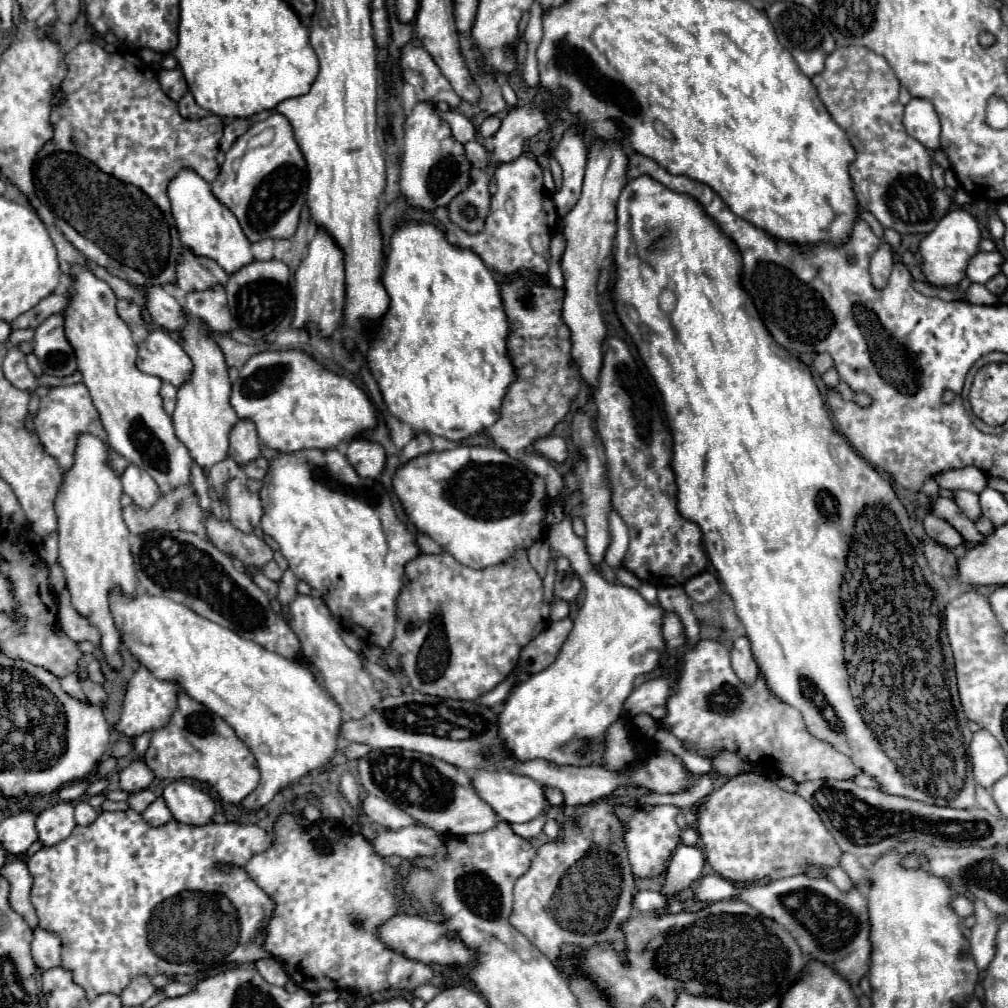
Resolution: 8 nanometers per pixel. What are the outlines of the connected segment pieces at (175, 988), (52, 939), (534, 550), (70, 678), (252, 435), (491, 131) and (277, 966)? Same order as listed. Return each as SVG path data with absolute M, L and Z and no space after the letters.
M170 982L166 988L164 988L164 996L184 996L192 990L192 986L188 984L180 984L180 982Z
M36 928L34 930L34 940L32 940L32 958L38 970L50 970L60 966L60 950L62 944L58 936Z
M536 540L528 550L528 558L530 558L530 564L538 570L540 576L546 574L546 564L548 564L548 558L550 558L550 548L544 540Z
M68 674L66 678L62 678L60 684L62 684L62 690L64 690L68 696L78 698L78 700L82 700L82 702L88 702L88 698L84 696L84 692L82 692L82 688L80 688L80 682L78 682L78 678L76 678L74 674Z
M238 420L230 430L228 454L242 466L260 456L260 440L252 420Z
M488 116L484 122L482 122L482 126L480 126L480 136L484 136L484 138L490 138L490 136L494 136L496 132L498 132L498 128L500 128L500 124L502 124L502 120L498 118L498 116Z
M264 958L264 960L258 960L256 964L256 970L262 974L262 978L268 982L268 984L274 984L274 986L284 986L288 982L288 976L282 968L280 962L276 962L274 958Z

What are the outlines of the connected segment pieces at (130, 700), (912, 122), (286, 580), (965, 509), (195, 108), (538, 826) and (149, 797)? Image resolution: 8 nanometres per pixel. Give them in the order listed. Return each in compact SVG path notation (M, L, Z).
M140 666L136 670L136 674L132 676L132 680L128 682L128 690L126 690L118 730L122 730L130 738L136 738L136 736L140 736L144 732L154 732L154 730L164 728L170 722L172 712L176 710L176 694L178 694L178 690L180 690L180 686L176 682L158 680L148 670L144 670Z
M912 98L904 112L906 132L930 150L940 148L940 120L926 98Z
M286 570L284 576L282 576L282 580L278 582L280 584L278 600L282 604L290 604L294 600L294 596L296 596L296 582L298 582L298 578L294 576L294 572L292 570Z
M956 490L956 504L958 508L962 510L962 514L966 514L966 518L970 520L978 520L982 516L982 510L980 510L980 496L974 494L974 492L968 492L968 490Z
M190 91L178 102L178 109L184 118L203 118L209 113L197 105Z
M552 808L548 814L541 814L534 820L522 824L511 824L511 828L517 835L529 839L536 837L542 832L546 821L549 818L556 818L560 814L560 808Z
M142 790L142 792L134 792L134 794L130 794L128 804L130 804L132 810L136 810L136 812L142 814L154 800L156 800L156 796L154 796L150 790Z

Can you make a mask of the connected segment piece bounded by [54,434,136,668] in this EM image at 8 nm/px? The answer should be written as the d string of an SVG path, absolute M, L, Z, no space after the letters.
M92 434L76 436L74 464L62 474L62 484L54 500L54 510L58 516L58 562L64 568L66 584L72 594L72 606L90 620L102 632L100 650L104 652L112 668L122 666L118 652L120 634L114 626L108 592L120 586L124 594L136 594L136 574L134 560L130 554L130 530L122 520L122 482L118 472L108 464L108 444Z

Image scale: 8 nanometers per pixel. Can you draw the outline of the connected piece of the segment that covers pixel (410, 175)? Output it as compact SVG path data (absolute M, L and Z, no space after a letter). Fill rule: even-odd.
M418 102L412 114L404 122L404 154L400 168L400 190L412 206L432 210L434 206L446 206L456 194L466 190L470 182L472 162L466 158L464 146L454 140L448 122L444 122L432 102Z

